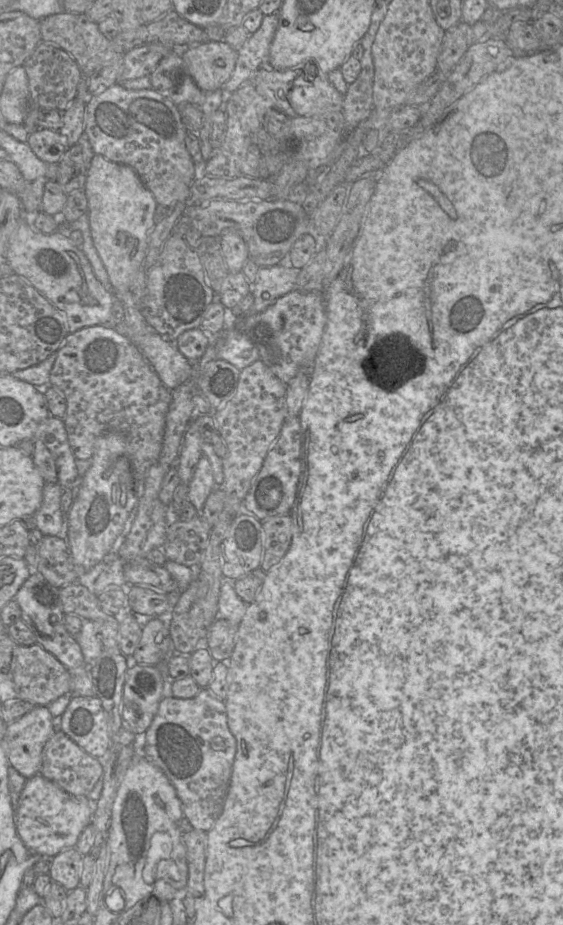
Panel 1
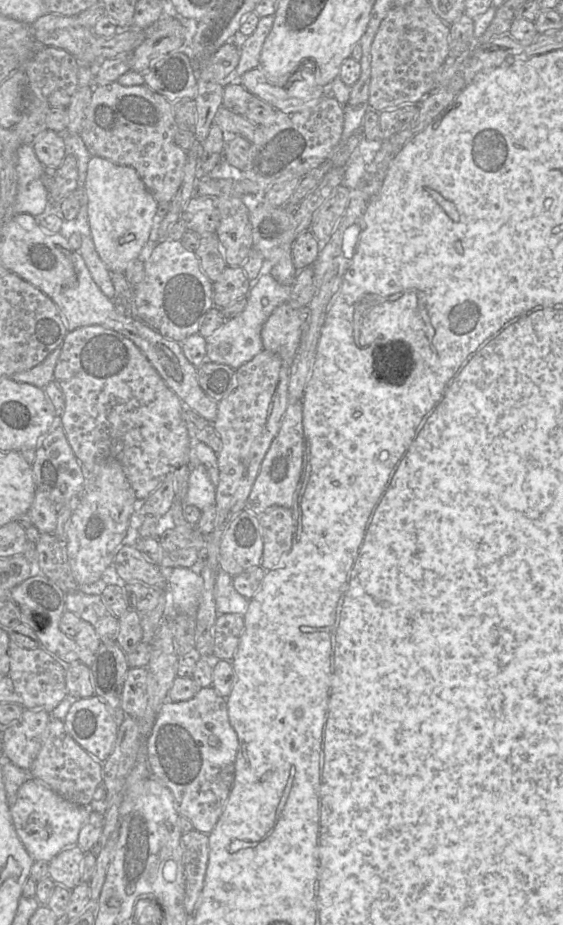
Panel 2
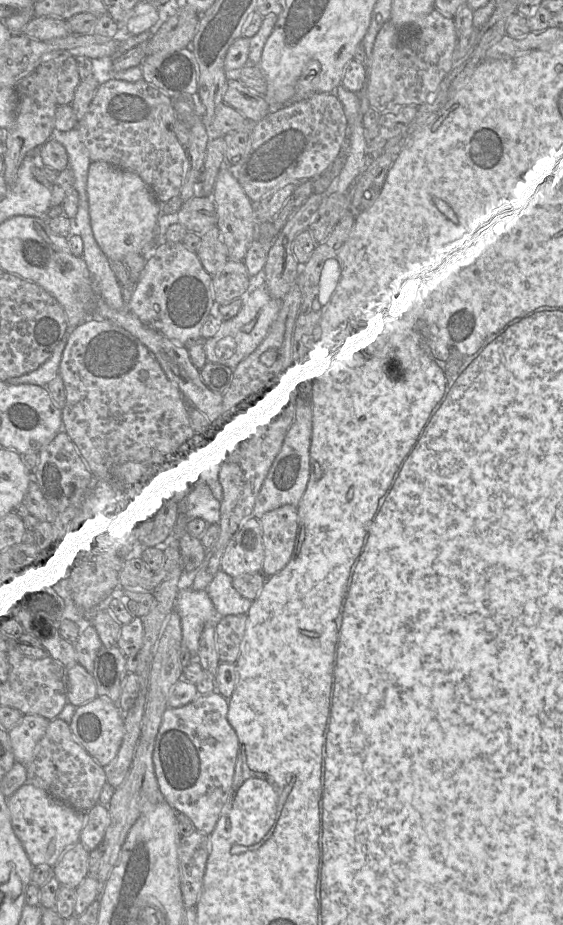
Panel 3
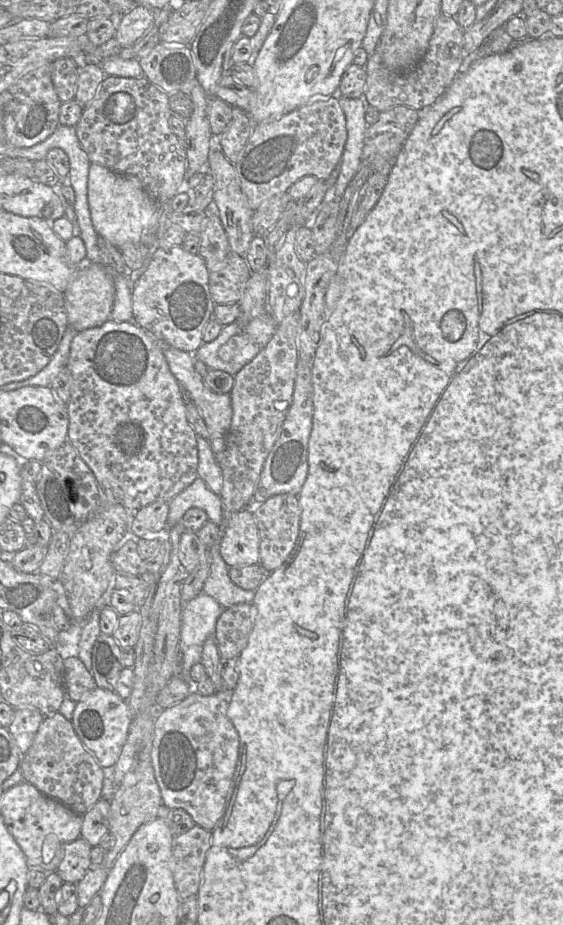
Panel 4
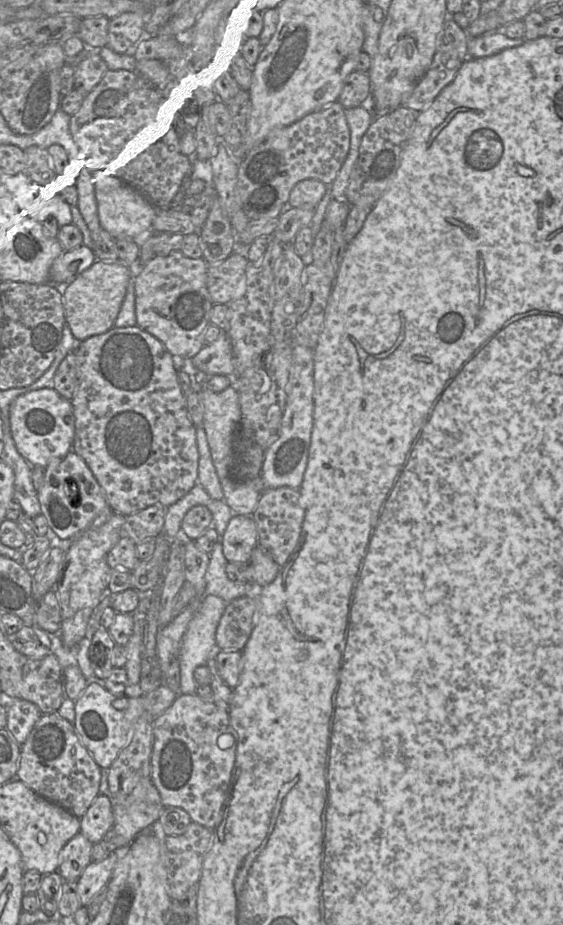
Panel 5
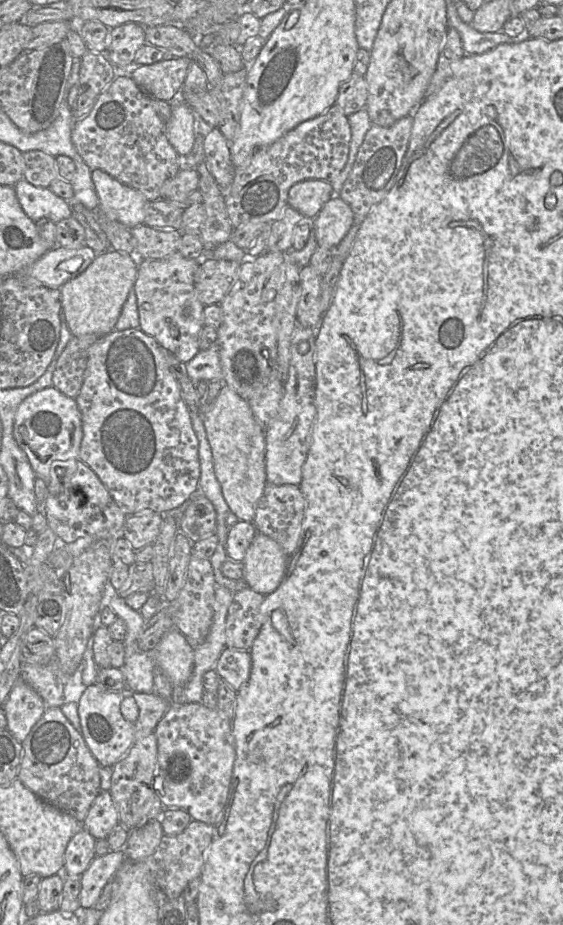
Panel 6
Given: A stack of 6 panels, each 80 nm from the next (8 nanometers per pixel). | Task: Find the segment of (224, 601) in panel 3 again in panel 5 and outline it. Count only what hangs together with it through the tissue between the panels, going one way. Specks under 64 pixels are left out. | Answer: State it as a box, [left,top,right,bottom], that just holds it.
[205,541,256,602]

